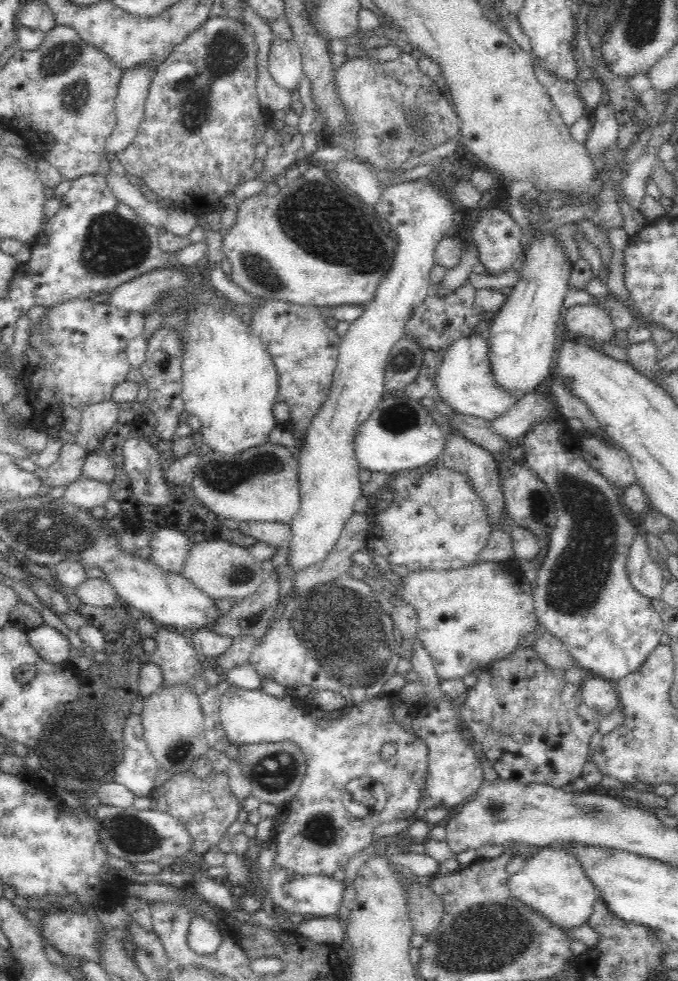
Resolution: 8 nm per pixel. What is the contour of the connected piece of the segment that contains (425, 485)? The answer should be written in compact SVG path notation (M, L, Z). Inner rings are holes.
M441 459L424 473L420 473L418 468L404 469L395 471L390 474L389 480L383 486L383 489L392 492L394 498L390 500L390 504L386 506L384 512L380 512L375 516L375 519L371 521L371 529L367 538L367 545L372 546L378 554L381 554L386 558L388 563L396 564L396 566L405 566L410 571L425 571L425 570L458 570L465 566L473 565L479 561L480 553L482 552L485 542L490 538L490 533L494 530L494 526L489 521L489 516L485 511L485 502L480 498L477 490L470 484L467 474L458 472L448 468Z

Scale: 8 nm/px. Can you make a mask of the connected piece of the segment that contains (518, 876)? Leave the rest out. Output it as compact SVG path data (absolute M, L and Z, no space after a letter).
M558 843L542 847L526 859L523 869L509 876L507 885L512 896L522 904L542 914L550 923L563 928L566 932L588 921L599 896L597 888L586 876L572 846Z

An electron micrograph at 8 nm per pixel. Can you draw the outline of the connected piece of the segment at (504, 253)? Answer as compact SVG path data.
M485 207L478 212L470 229L470 239L476 248L478 262L484 268L486 274L500 275L513 266L513 262L522 253L523 230L508 212L496 207Z

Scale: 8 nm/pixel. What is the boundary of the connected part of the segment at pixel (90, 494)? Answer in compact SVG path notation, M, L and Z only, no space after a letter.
M81 475L71 482L64 491L63 500L77 504L78 508L91 510L95 506L104 506L108 499L113 498L110 482L100 482Z

